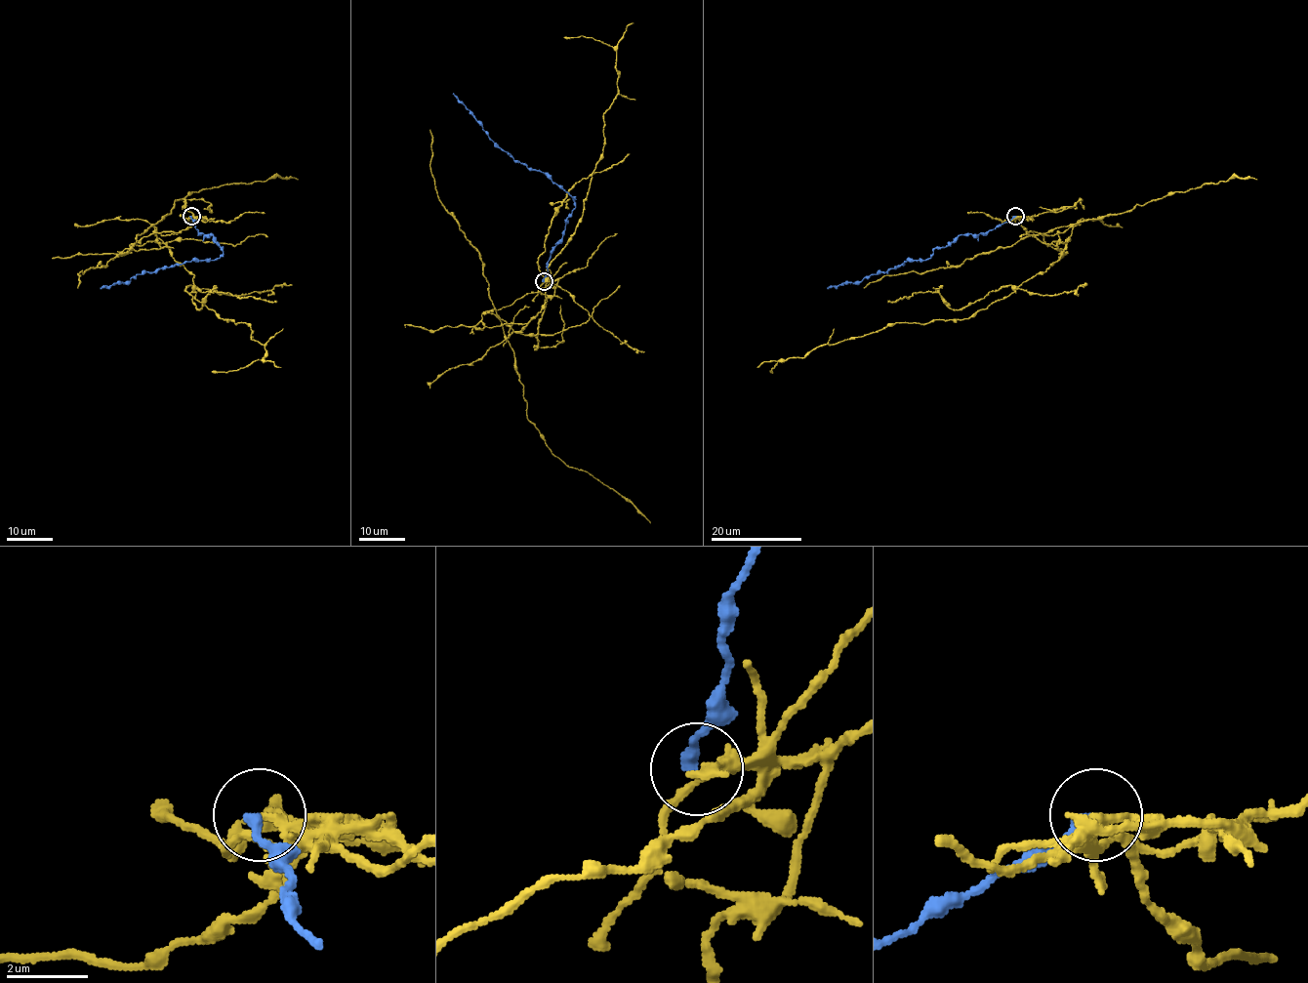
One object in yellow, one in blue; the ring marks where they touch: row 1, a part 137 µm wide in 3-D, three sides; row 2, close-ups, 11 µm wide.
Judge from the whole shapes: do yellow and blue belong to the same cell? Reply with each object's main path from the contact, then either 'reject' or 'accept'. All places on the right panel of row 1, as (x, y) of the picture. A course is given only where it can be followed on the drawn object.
course yellow (1015, 216), (1046, 245), (1065, 243), (1063, 255), (1011, 293), (964, 319), (895, 322), (780, 360), (771, 371); course blue (1015, 216), (985, 232), (960, 234), (944, 246), (935, 247), (926, 260), (908, 260), (885, 272), (827, 288); reject

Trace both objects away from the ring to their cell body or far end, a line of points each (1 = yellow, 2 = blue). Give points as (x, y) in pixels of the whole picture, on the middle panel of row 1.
1: (544, 281), (493, 312), (515, 331), (542, 309), (548, 266), (575, 230), (604, 146), (616, 51), (563, 37)
2: (544, 281), (551, 248), (562, 237), (575, 199), (545, 174), (529, 169), (503, 151), (453, 93)

